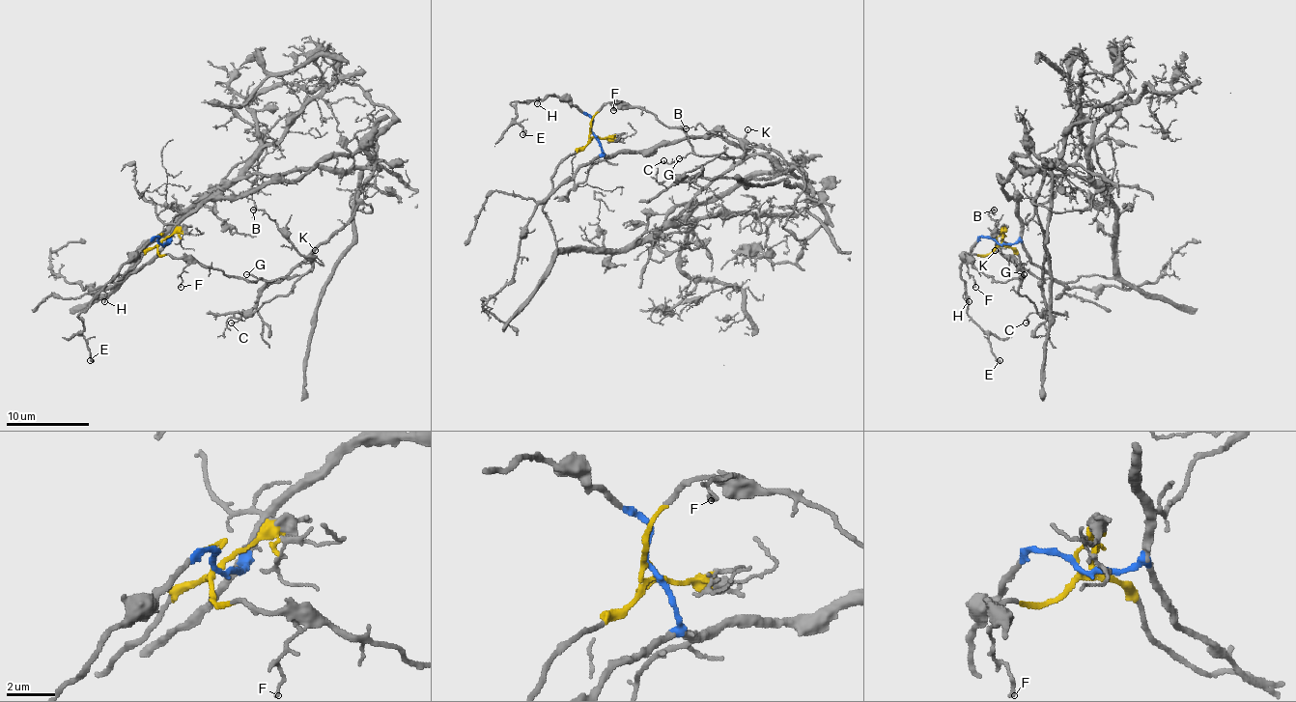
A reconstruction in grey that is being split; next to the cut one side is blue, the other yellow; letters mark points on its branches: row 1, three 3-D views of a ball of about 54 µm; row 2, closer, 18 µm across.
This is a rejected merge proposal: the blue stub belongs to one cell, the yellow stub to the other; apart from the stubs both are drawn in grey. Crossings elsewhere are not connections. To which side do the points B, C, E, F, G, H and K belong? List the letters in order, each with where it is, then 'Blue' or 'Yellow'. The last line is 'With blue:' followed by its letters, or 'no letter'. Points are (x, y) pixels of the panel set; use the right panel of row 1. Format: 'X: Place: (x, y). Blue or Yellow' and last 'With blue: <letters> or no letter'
B: Place: (994, 210). Yellow
C: Place: (1026, 322). Yellow
E: Place: (1000, 360). Blue
F: Place: (975, 287). Yellow
G: Place: (1024, 274). Yellow
H: Place: (969, 301). Blue
K: Place: (995, 250). Yellow
With blue: E, H

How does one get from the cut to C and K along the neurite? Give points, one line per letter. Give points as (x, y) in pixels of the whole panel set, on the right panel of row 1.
C: (999, 243), (968, 258), (997, 281), (1021, 277), (1019, 294), (1040, 312), (1031, 312), (1026, 322)
K: (999, 243), (984, 254), (968, 258), (975, 268), (997, 281), (1021, 281), (1023, 272), (1017, 265), (995, 250)

